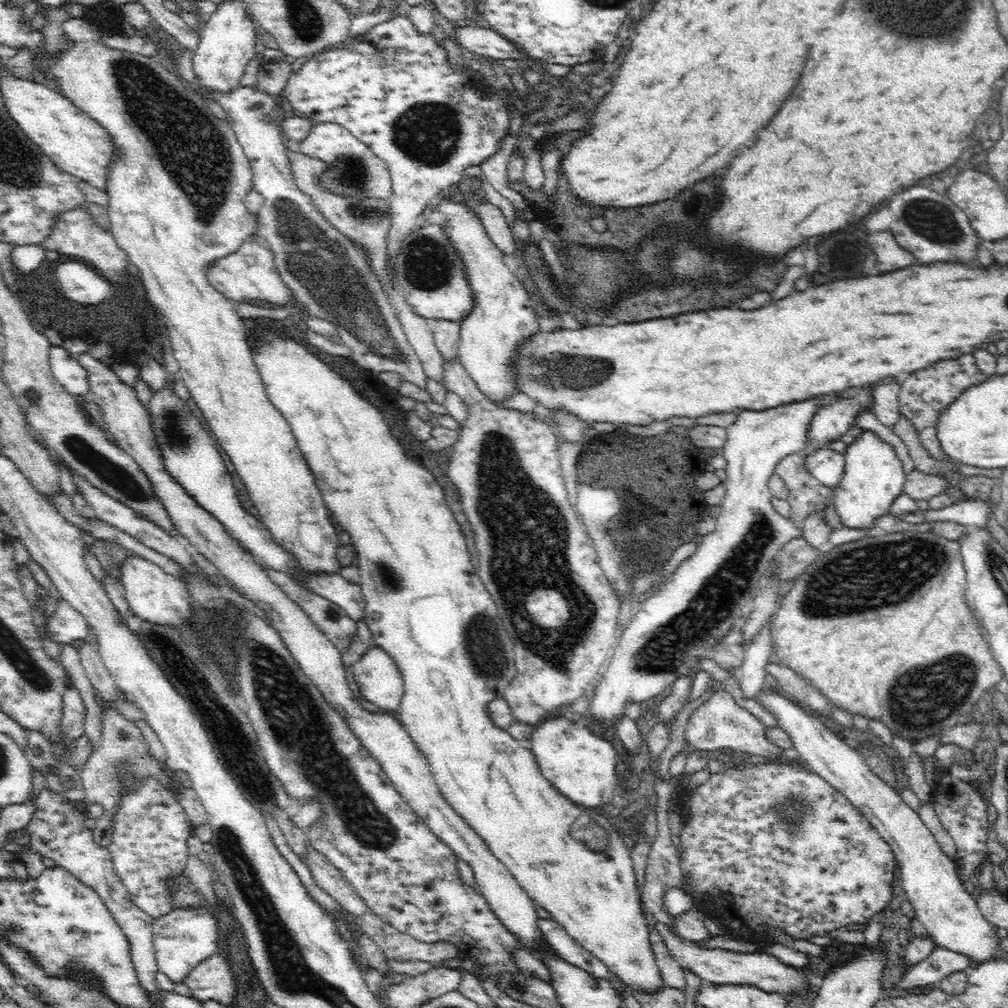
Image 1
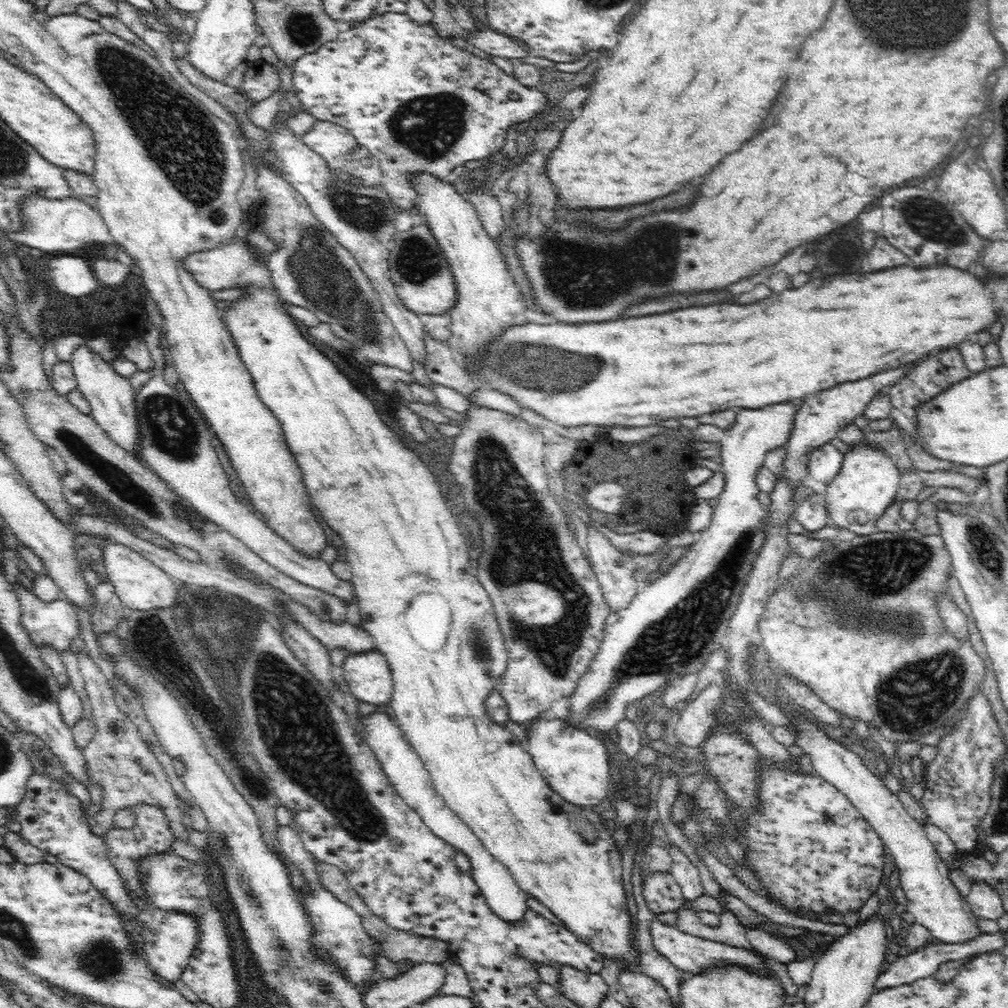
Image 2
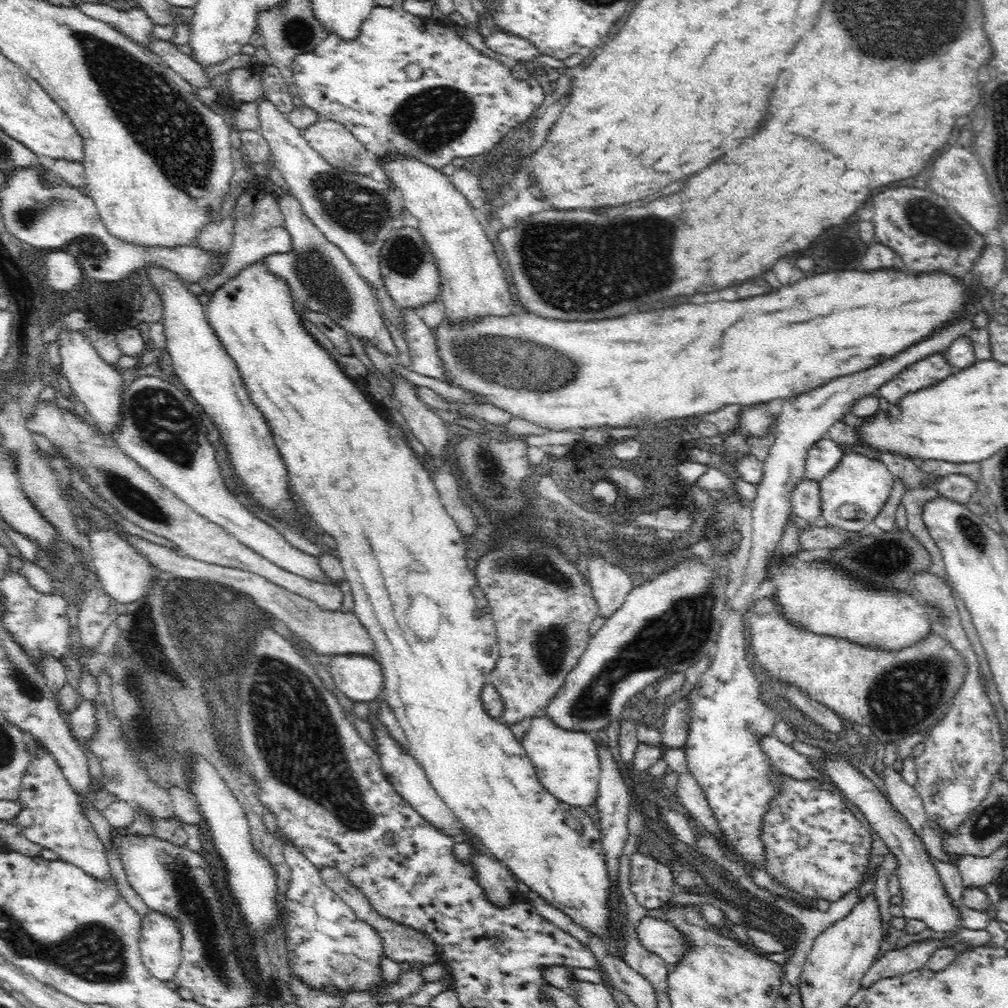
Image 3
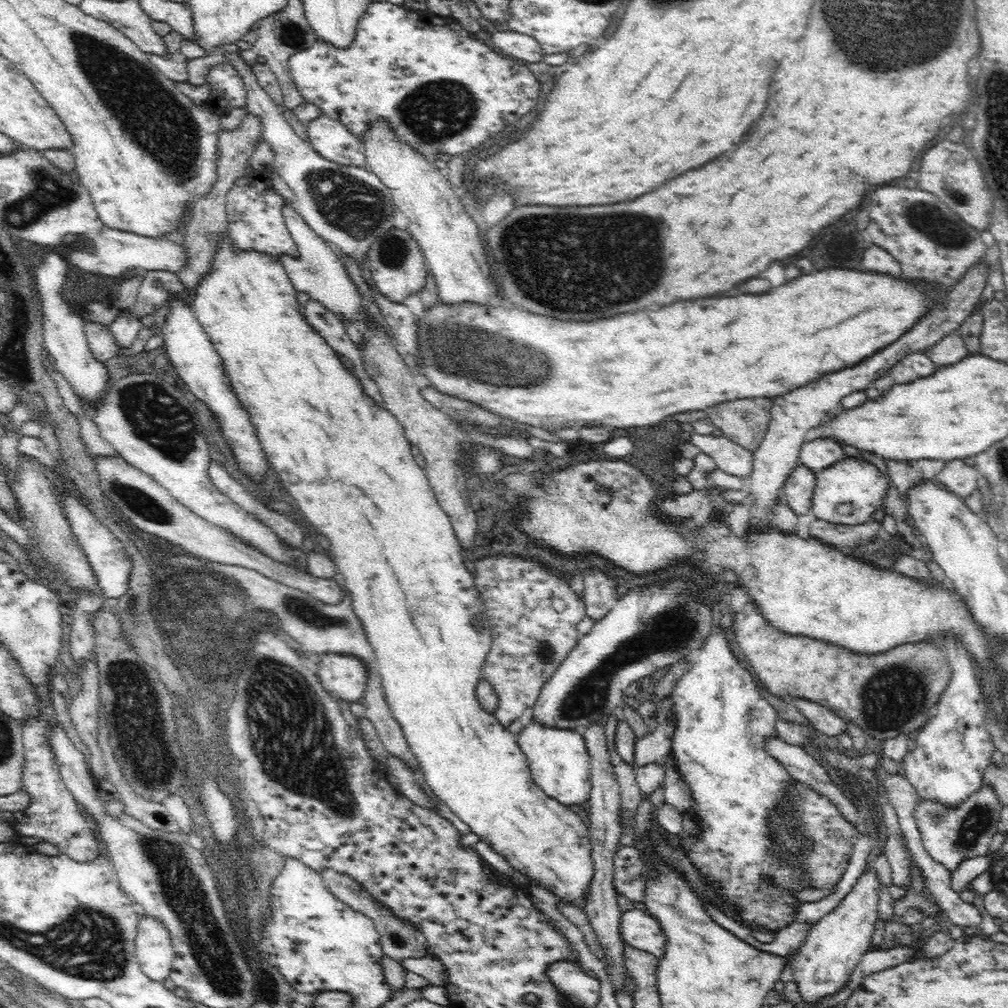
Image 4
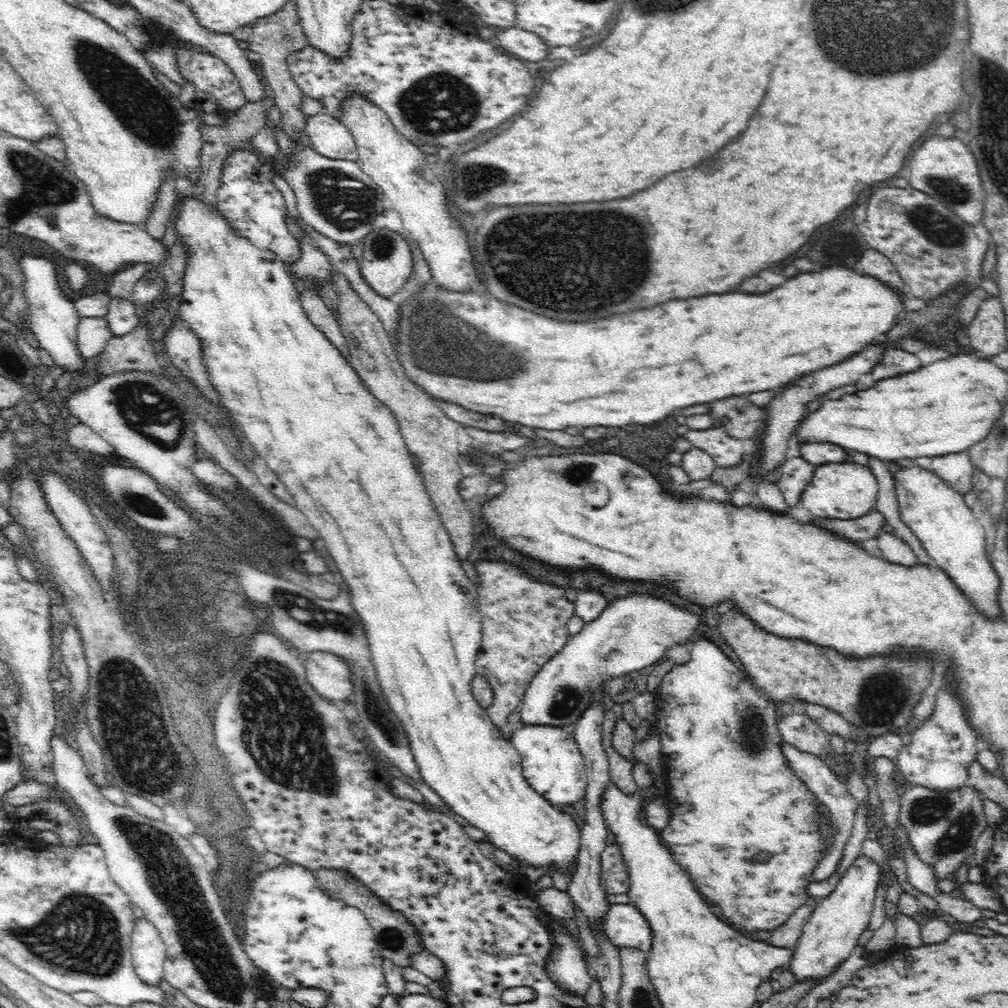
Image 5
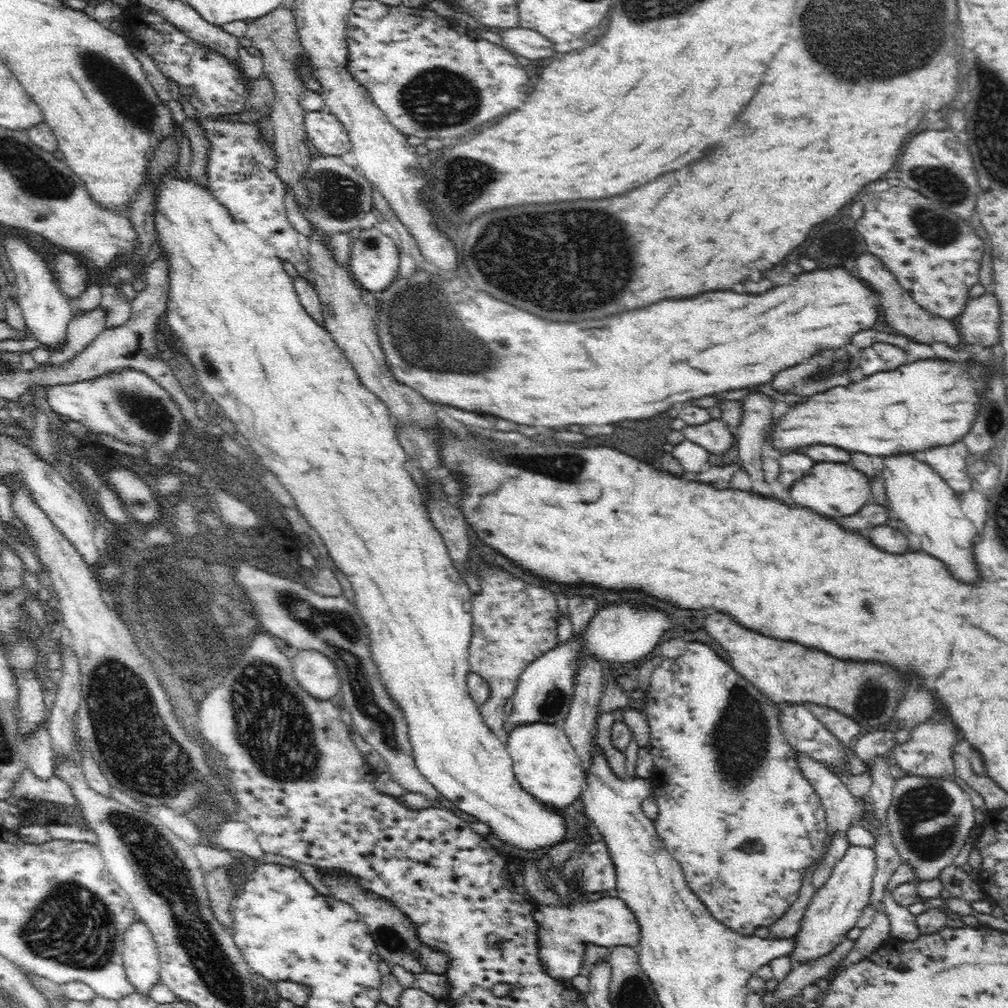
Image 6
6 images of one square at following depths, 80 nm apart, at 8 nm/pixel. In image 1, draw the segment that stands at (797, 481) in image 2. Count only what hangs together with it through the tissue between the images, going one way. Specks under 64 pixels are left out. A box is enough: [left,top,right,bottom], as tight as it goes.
[810,387,873,449]

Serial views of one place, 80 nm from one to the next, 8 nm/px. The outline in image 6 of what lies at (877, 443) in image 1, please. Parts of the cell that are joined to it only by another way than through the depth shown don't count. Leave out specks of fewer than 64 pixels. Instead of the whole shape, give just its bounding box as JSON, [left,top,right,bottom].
[789,462,874,520]

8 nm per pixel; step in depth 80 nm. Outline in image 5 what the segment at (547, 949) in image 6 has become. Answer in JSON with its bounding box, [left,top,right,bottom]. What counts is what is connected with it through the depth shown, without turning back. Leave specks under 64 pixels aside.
[546,904,646,999]

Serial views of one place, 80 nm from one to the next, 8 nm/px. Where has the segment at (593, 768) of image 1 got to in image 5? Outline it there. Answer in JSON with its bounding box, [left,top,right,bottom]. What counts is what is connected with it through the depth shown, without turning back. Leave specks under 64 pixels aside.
[510,724,587,804]

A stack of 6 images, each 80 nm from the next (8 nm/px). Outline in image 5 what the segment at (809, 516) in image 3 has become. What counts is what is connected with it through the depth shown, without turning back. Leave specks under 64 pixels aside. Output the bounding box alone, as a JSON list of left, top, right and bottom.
[776,457,815,507]

